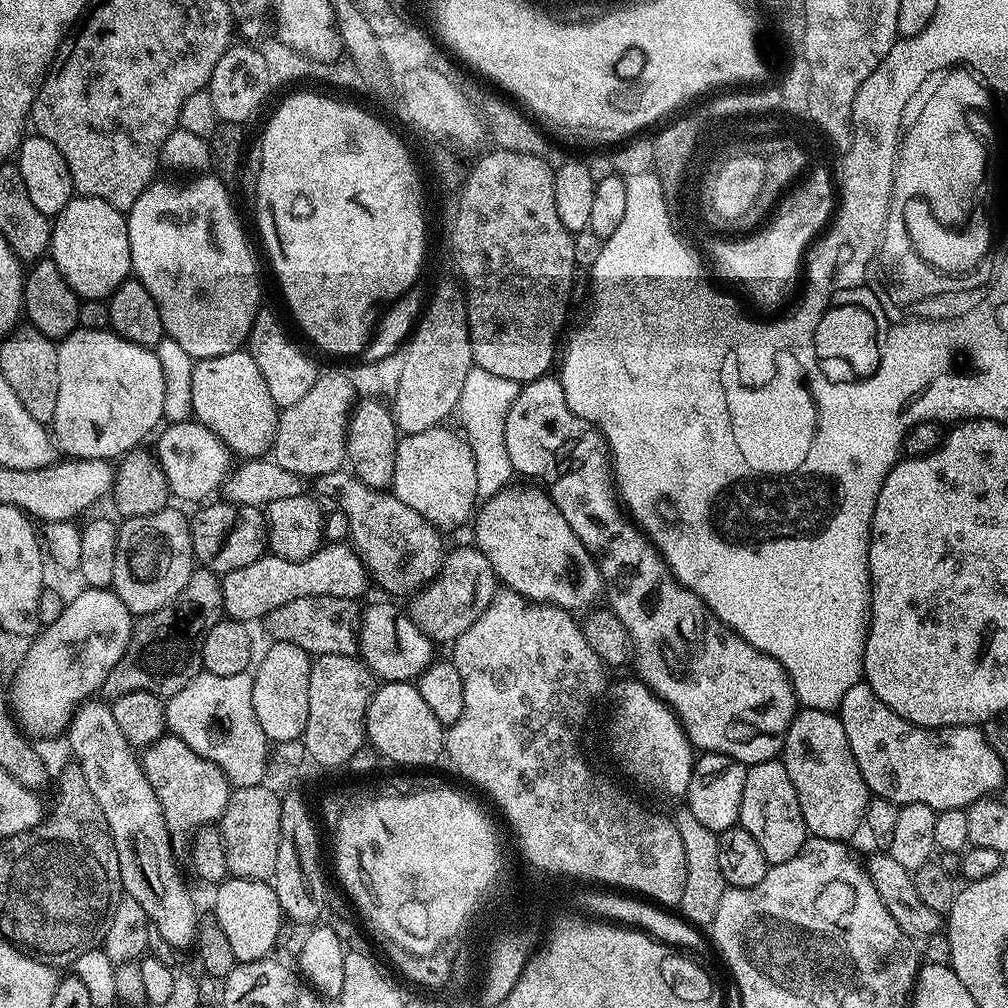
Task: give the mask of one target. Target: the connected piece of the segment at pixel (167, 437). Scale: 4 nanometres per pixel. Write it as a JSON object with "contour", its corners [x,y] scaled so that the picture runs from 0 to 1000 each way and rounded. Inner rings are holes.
{"contour":[[[189,416],[171,419],[166,424],[158,430],[159,438],[156,438],[155,444],[153,443],[153,451],[159,457],[167,475],[168,489],[174,495],[176,492],[179,496],[205,497],[209,493],[206,491],[213,484],[215,487],[226,474],[226,443],[203,421],[191,419]]]}

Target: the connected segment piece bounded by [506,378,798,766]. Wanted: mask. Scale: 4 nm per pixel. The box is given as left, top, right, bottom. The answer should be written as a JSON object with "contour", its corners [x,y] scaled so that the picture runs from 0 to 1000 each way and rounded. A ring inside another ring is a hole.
{"contour":[[[537,375],[517,384],[514,395],[510,395],[510,403],[506,403],[506,411],[502,411],[502,446],[509,461],[524,472],[530,471],[532,464],[544,464],[539,479],[546,485],[550,502],[558,506],[558,514],[565,518],[565,526],[573,530],[595,564],[601,591],[603,587],[602,602],[623,627],[625,651],[629,659],[631,655],[630,670],[670,706],[688,743],[695,747],[715,746],[735,754],[740,760],[771,753],[778,741],[778,729],[792,705],[790,686],[786,684],[782,666],[767,651],[744,641],[744,637],[716,618],[705,617],[699,621],[694,635],[690,632],[690,619],[697,617],[700,607],[698,597],[667,570],[656,545],[623,517],[609,479],[603,440],[594,425],[587,424],[563,407],[558,396],[555,376]],[[528,432],[532,432],[532,452],[520,452],[520,433]]]}

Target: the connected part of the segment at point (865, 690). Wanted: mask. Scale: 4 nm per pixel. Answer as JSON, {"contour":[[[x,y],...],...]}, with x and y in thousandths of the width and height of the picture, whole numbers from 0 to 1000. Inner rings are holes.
{"contour":[[[859,677],[843,681],[831,709],[839,724],[839,736],[847,744],[847,756],[855,764],[862,787],[892,800],[914,797],[929,806],[959,803],[968,794],[988,788],[996,778],[998,759],[976,730],[975,721],[910,722],[887,708]]]}

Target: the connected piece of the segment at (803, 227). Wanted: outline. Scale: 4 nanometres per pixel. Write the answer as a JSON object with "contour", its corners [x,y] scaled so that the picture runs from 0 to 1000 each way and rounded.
{"contour":[[[808,168],[788,187],[781,191],[782,195],[778,194],[769,203],[764,214],[766,219],[751,225],[743,238],[738,241],[709,241],[700,246],[707,268],[718,278],[739,282],[754,302],[770,302],[785,288],[790,273],[793,270],[795,273],[804,236],[822,221],[827,210],[827,175],[825,179],[819,168]]]}

